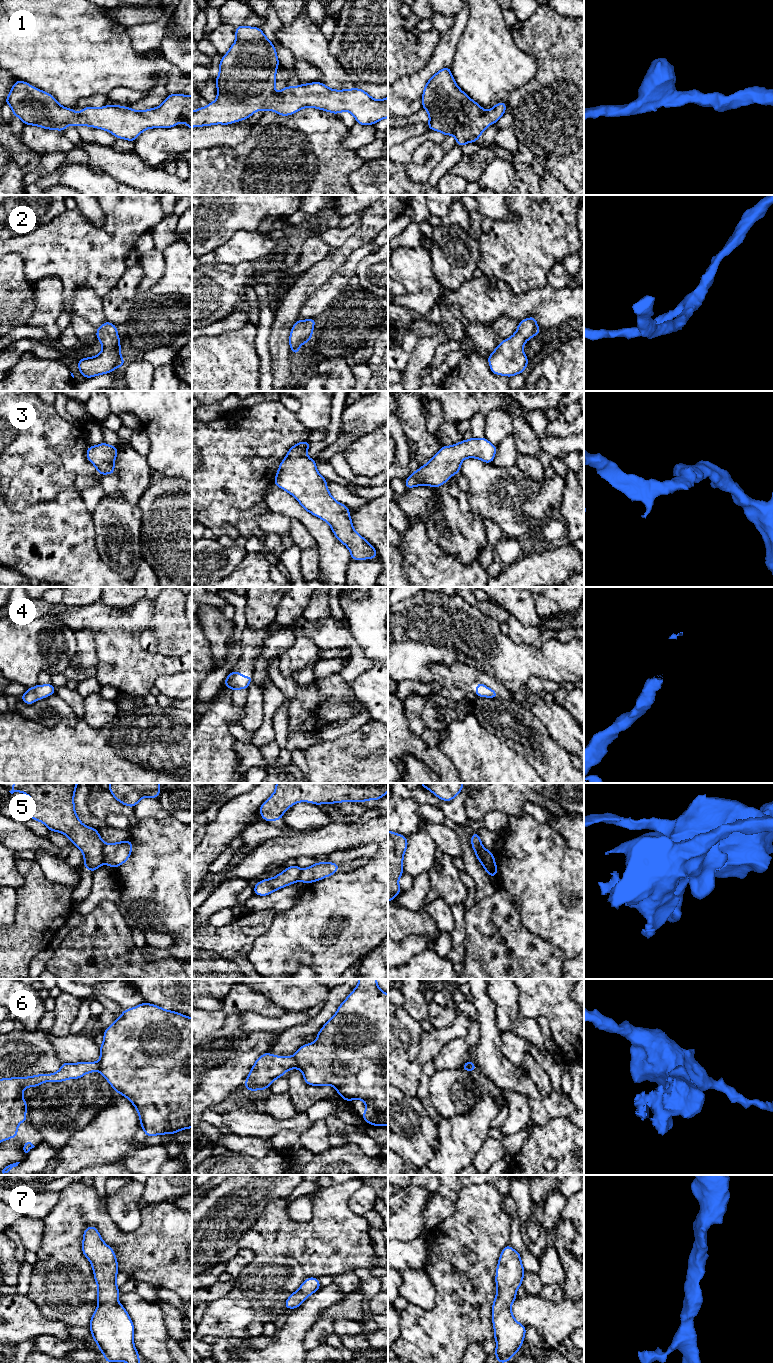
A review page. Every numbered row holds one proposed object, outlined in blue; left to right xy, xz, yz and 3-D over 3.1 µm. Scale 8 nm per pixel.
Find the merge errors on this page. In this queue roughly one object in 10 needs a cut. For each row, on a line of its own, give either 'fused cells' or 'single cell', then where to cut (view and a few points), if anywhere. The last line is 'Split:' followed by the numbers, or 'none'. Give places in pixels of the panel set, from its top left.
1: single cell; no cut
2: single cell; no cut
3: single cell; no cut
4: single cell; no cut
5: fused cells; cut in xy along (105, 844), (103, 847), (103, 860)
6: fused cells; cut in xz along (293, 1057), (295, 1067)
7: single cell; no cut
Split: 5, 6

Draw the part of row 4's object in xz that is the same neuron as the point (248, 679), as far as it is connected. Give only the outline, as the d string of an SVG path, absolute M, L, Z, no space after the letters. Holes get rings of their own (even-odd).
M235 669L224 680L223 685L228 686L232 692L237 689L247 690L248 685L252 682L252 676L242 676L240 672Z

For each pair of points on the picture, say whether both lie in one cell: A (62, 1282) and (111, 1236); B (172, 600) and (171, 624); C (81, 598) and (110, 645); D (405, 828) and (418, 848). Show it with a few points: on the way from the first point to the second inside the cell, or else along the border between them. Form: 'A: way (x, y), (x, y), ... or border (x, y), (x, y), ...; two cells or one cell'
A: way (66, 1260), (66, 1239), (84, 1221), (89, 1221); one cell
B: way (169, 606), (169, 618); one cell
C: border (99, 600), (82, 606), (67, 607); two cells
D: border (423, 825), (406, 836); two cells

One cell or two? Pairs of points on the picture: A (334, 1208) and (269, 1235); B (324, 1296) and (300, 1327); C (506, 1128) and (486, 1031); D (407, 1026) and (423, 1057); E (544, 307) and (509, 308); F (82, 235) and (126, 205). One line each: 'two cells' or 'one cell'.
A: one cell
B: one cell
C: two cells
D: two cells
E: one cell
F: one cell

